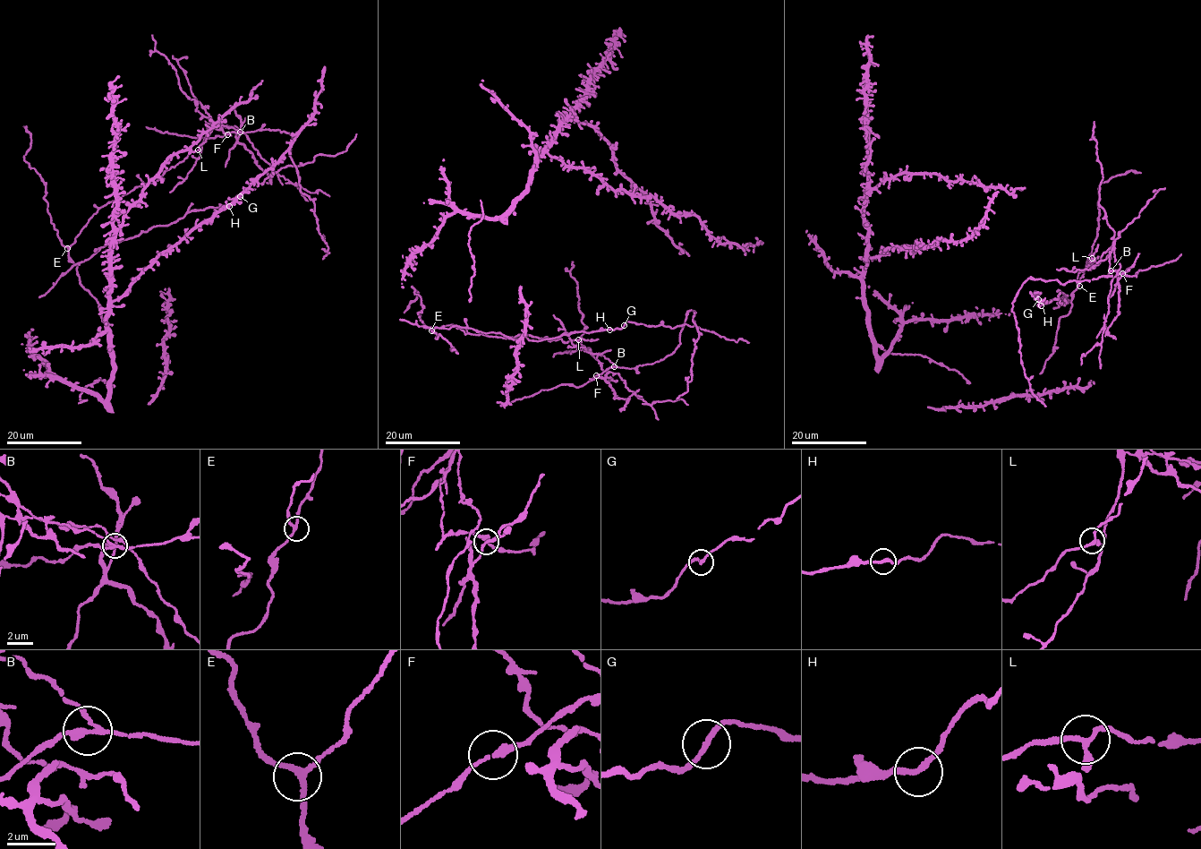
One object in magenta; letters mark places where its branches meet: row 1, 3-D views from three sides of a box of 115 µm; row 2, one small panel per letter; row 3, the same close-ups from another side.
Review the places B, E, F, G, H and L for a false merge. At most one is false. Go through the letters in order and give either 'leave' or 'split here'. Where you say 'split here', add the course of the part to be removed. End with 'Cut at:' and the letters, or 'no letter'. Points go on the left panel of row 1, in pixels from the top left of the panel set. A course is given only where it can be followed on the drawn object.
B: split here; foreign part runs (240, 132), (214, 124), (212, 120), (238, 128), (275, 171), (289, 182), (310, 192), (322, 191), (329, 196)
E: leave
F: leave
G: leave
H: leave
L: leave
Cut at: B

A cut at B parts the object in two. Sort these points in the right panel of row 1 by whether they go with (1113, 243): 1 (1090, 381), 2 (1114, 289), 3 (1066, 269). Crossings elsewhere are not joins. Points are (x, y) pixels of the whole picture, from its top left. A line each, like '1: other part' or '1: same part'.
1: other part
2: same part
3: same part

